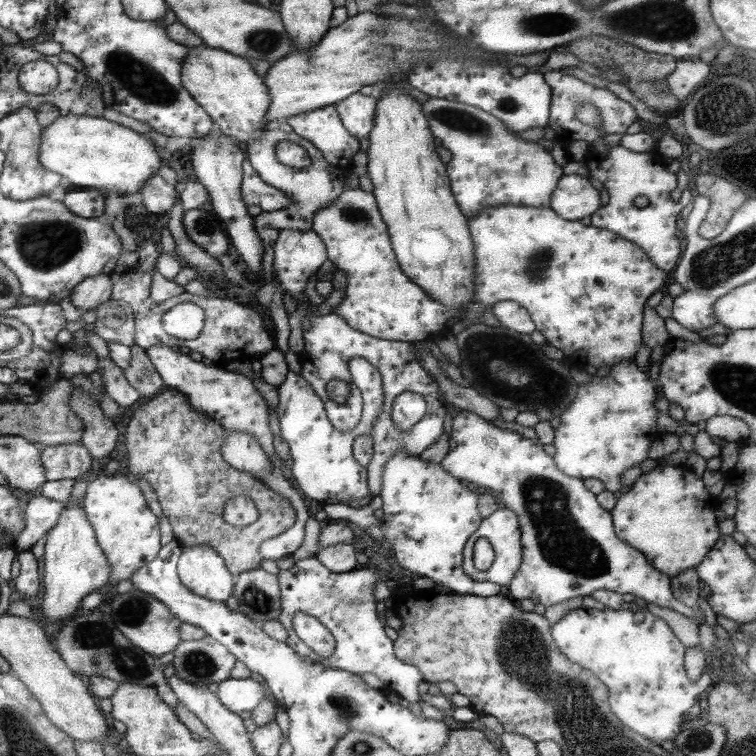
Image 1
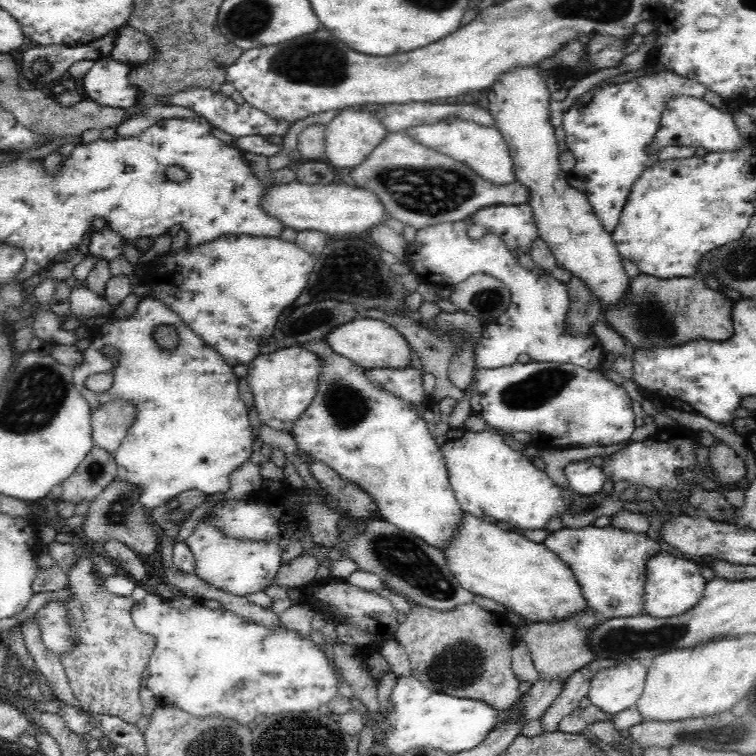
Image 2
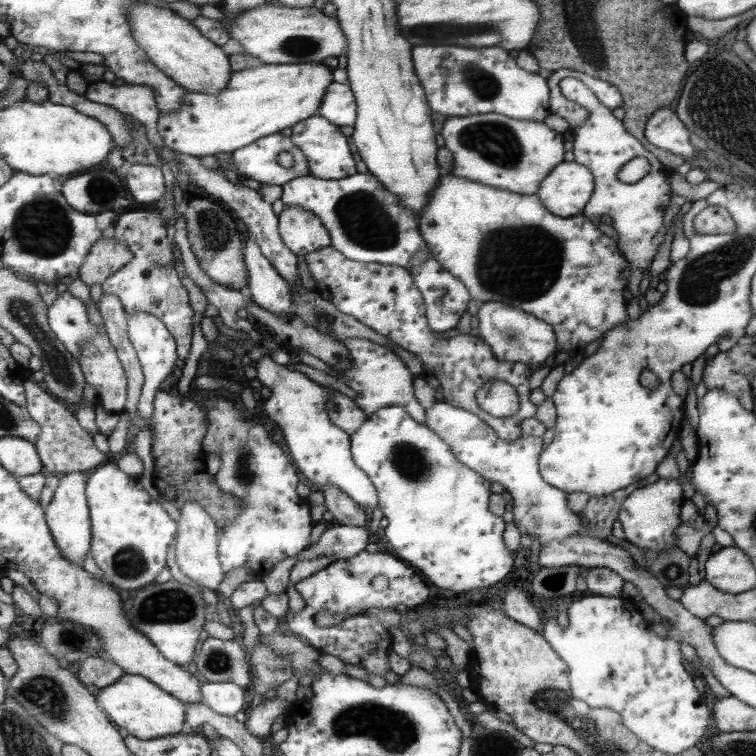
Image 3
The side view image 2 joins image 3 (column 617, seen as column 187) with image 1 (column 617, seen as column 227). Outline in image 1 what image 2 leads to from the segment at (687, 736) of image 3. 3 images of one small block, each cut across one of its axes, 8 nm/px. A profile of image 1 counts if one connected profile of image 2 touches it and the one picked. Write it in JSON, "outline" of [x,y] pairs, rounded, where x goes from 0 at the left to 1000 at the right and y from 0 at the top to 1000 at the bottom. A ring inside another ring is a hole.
{"outline":[[[763,804],[747,812],[737,825],[731,825],[731,847],[753,876],[761,876],[771,886],[779,886],[798,907],[806,905],[806,931],[811,931],[813,950],[840,971],[848,971],[864,984],[874,987],[877,981],[890,981],[901,974],[903,947],[914,944],[914,934],[922,934],[922,921],[940,907],[940,894],[927,892],[922,899],[911,899],[906,892],[906,862],[903,852],[888,839],[882,825],[856,804],[845,804],[840,812],[832,807],[787,807],[787,804]]]}

